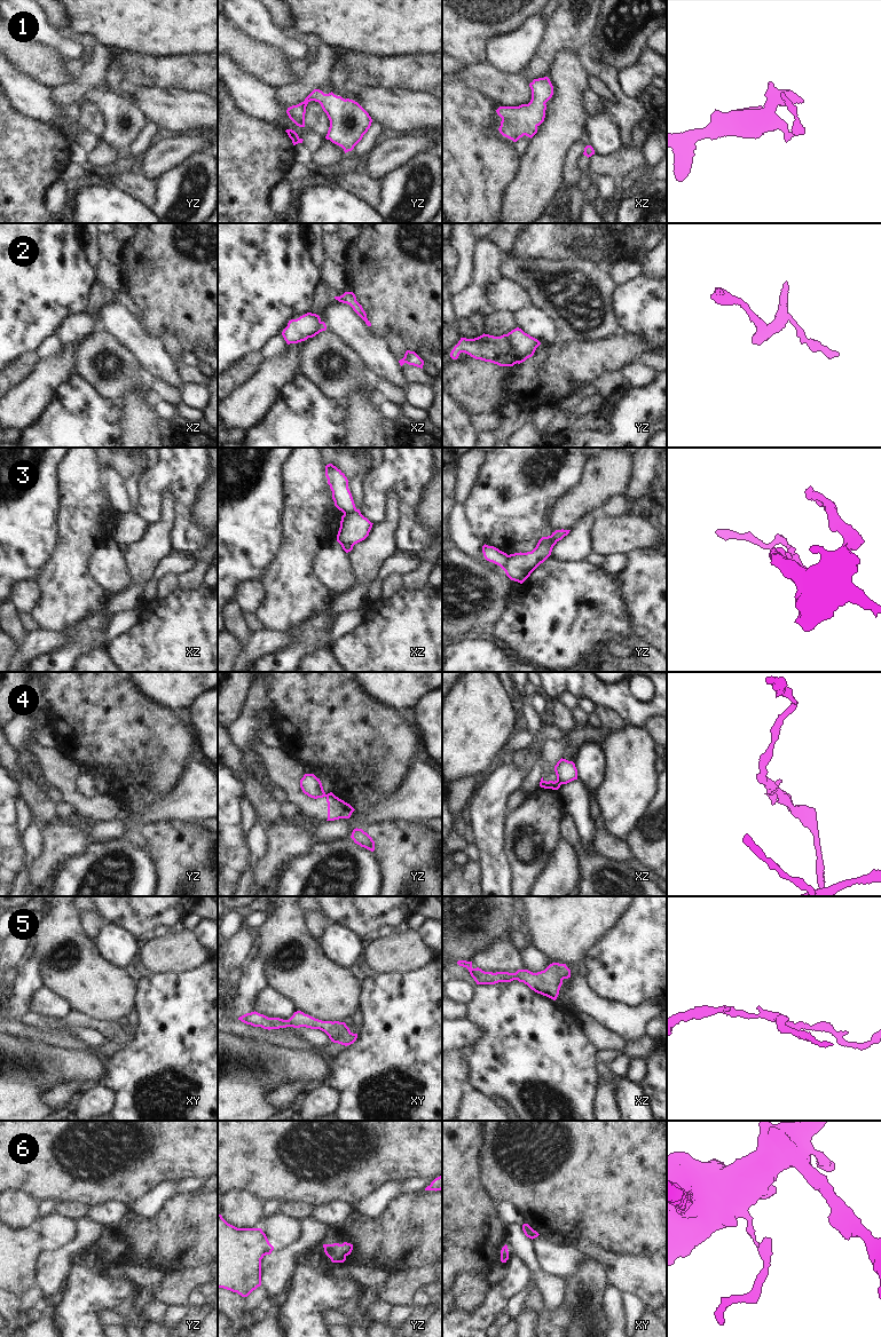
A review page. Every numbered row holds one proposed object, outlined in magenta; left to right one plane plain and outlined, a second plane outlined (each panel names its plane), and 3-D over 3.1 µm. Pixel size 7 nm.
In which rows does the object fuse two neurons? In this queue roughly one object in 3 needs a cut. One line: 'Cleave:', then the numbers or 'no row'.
Cleave: 3, 4

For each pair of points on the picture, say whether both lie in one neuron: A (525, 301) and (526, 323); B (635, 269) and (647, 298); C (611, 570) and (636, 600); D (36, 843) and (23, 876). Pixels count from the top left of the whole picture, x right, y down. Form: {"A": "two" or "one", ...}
{"A": "two", "B": "two", "C": "two", "D": "one"}

